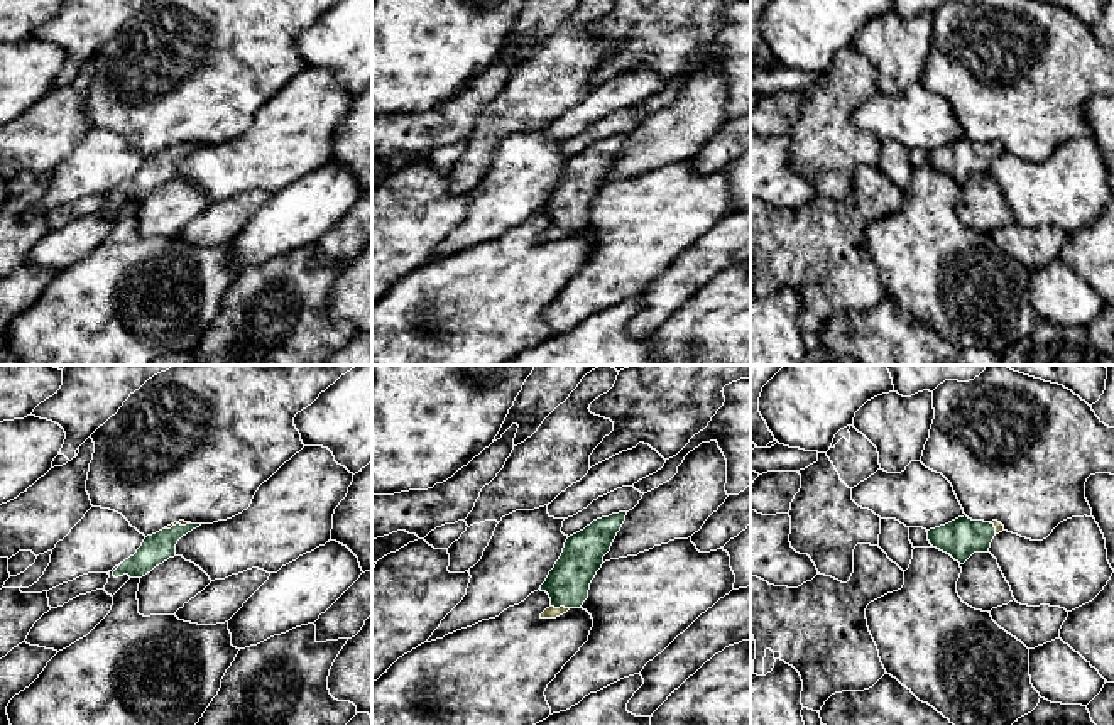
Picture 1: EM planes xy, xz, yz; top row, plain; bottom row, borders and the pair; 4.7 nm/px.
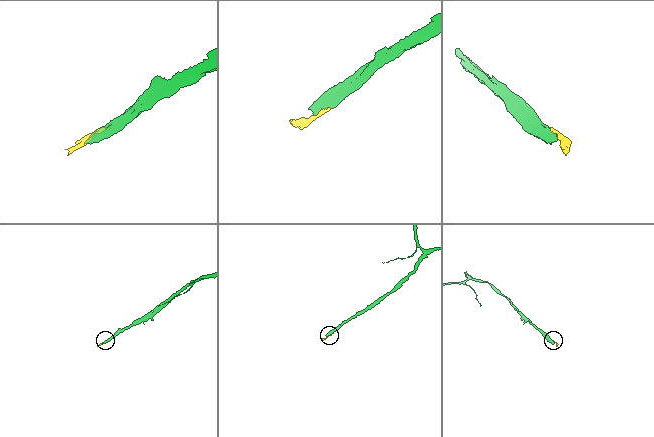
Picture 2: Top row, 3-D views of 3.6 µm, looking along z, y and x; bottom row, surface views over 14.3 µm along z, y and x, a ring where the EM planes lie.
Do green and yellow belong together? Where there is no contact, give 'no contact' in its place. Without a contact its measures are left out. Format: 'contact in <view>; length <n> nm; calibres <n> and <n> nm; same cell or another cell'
contact in xz; length 90 nm; calibres 200 and 60 nm; same cell

